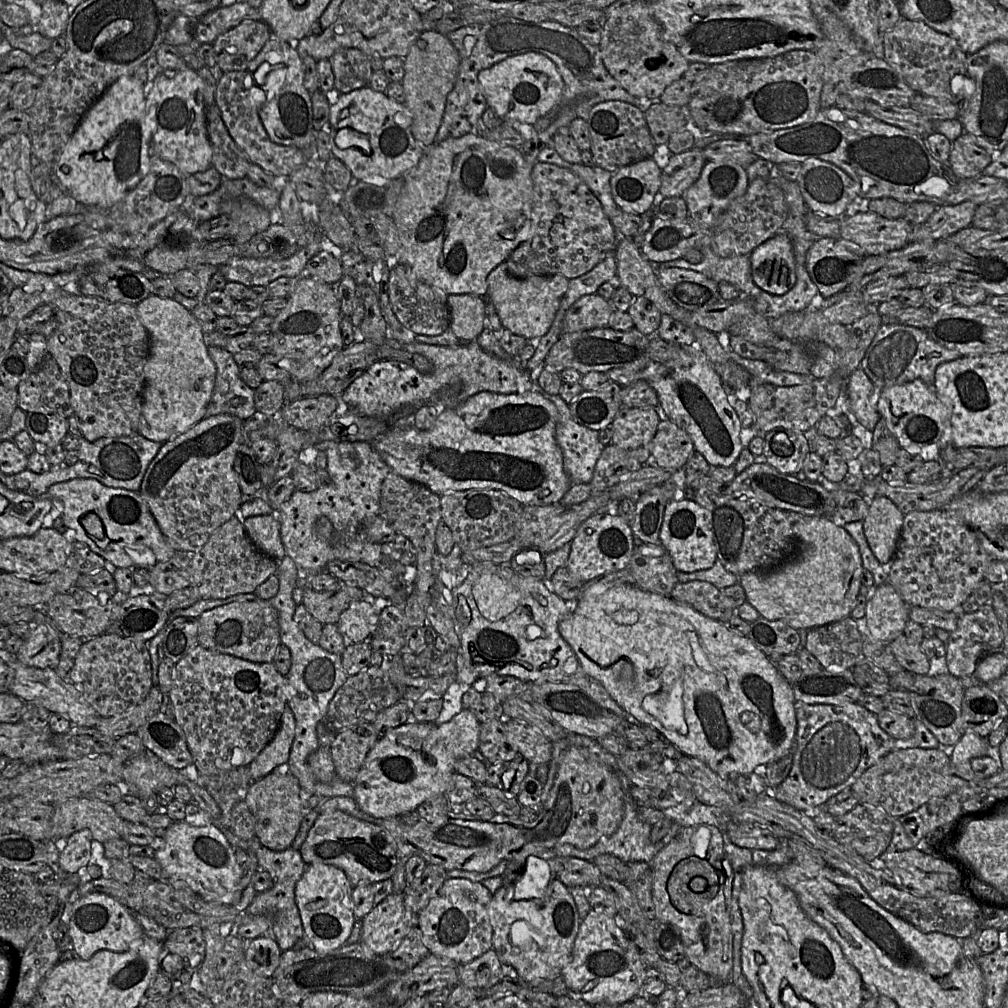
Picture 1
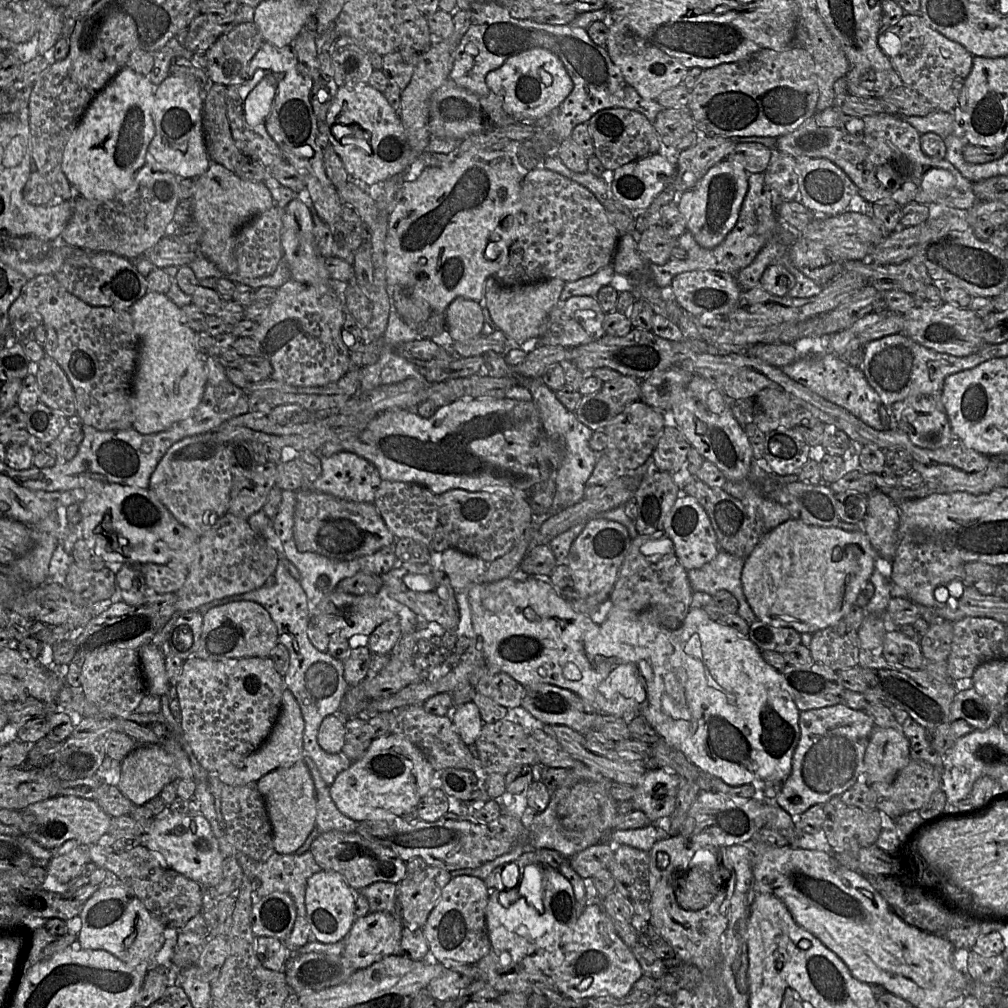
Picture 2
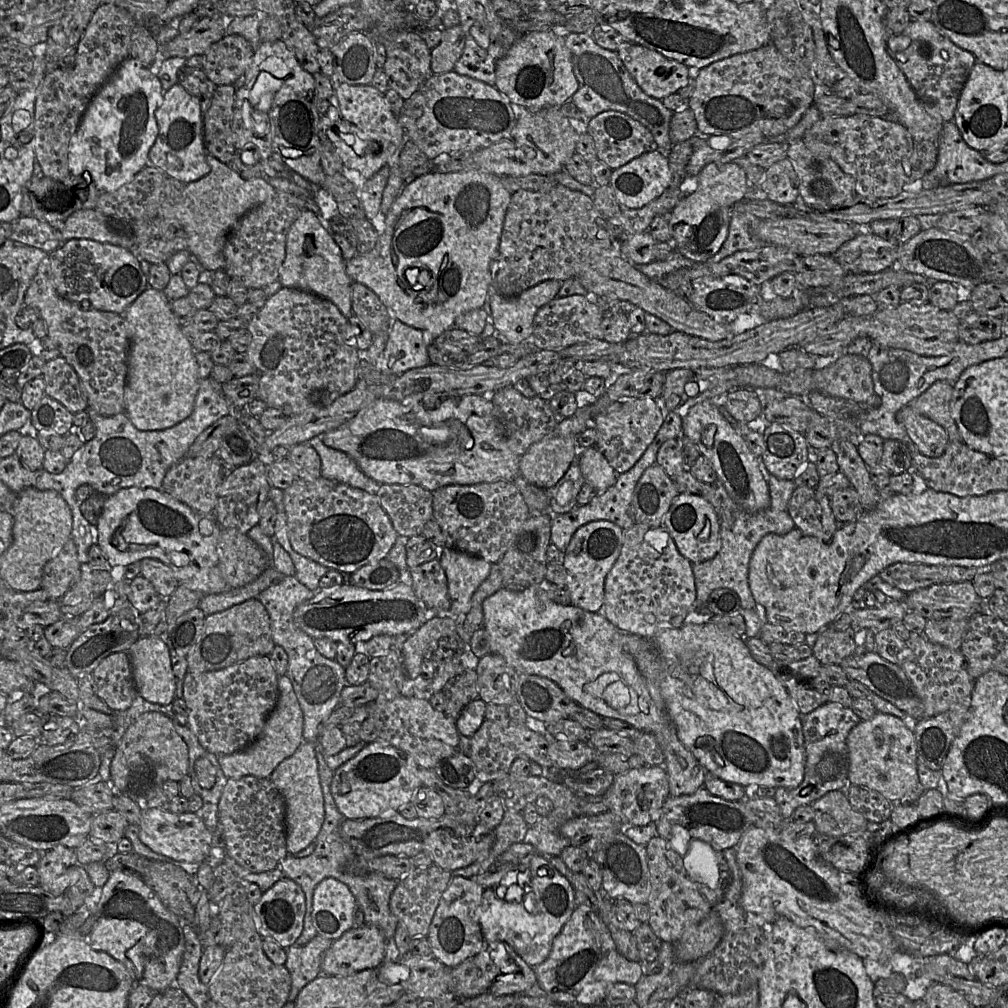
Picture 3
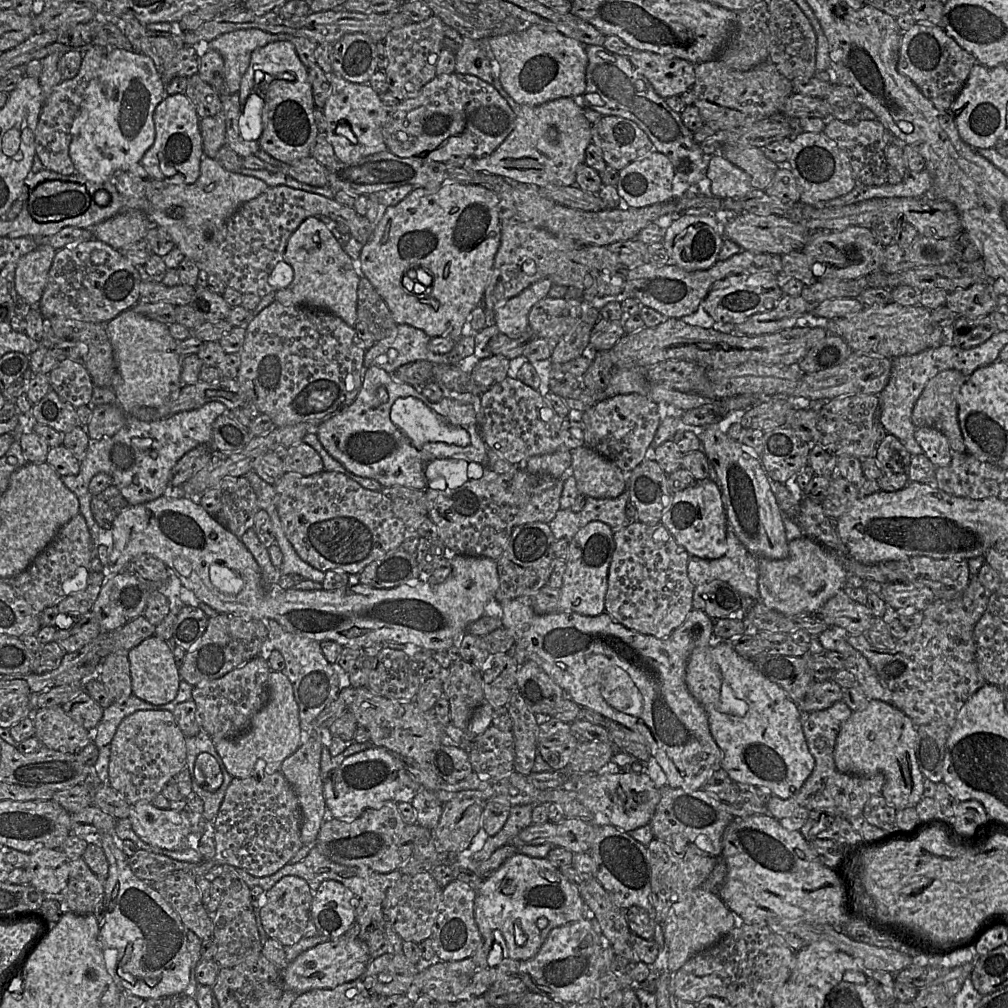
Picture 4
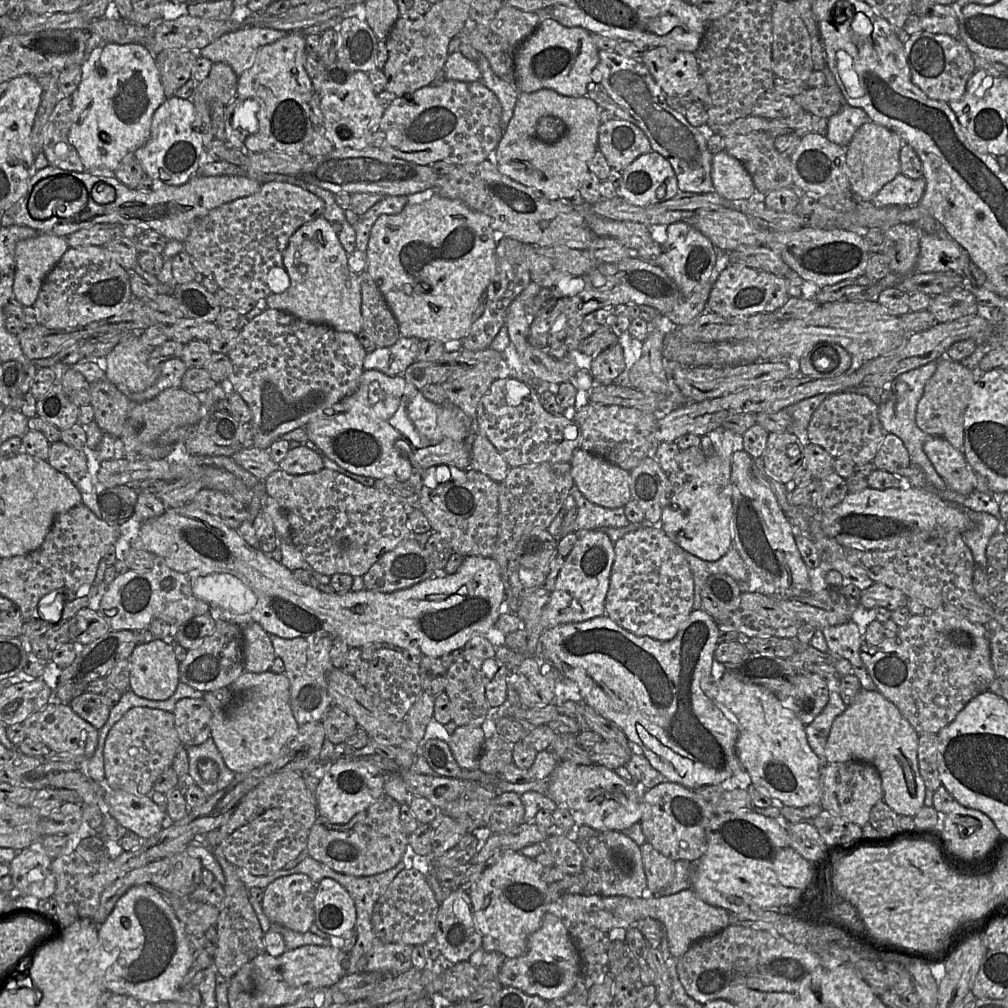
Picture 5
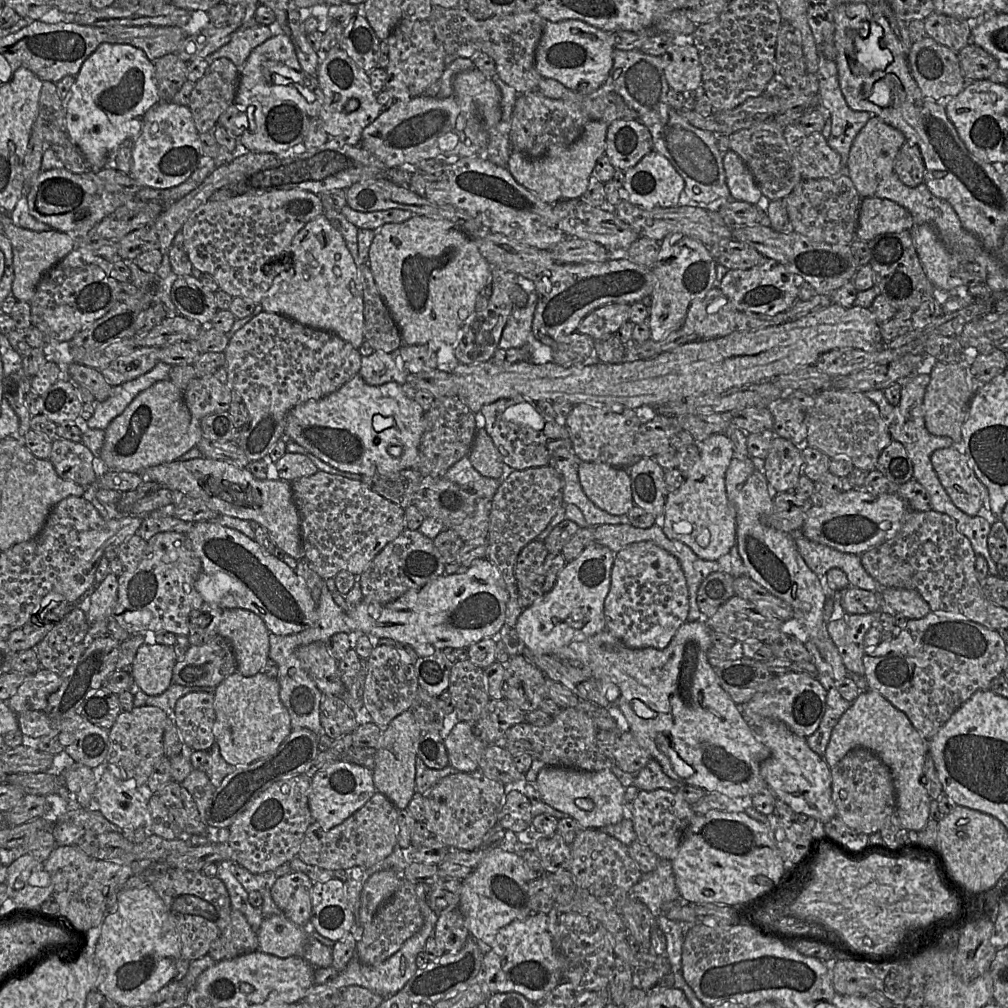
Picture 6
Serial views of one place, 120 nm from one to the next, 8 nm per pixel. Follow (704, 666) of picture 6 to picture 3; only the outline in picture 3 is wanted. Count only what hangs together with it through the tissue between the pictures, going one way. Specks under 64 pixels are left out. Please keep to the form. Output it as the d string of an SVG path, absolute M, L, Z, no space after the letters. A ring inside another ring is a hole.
M544 584L520 591L502 587L483 601L482 609L483 628L490 637L492 652L502 656L518 673L548 678L575 703L600 717L618 719L640 731L653 734L665 757L664 769L671 796L690 795L704 787L706 770L678 739L676 729L665 711L664 701L653 684L656 679L657 651L652 639L622 632L602 614L555 603L550 599Z

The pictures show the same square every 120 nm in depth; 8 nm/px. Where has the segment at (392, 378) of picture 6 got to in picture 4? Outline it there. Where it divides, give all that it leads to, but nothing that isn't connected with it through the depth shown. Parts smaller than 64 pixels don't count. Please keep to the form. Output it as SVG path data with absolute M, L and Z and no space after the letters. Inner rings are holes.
M398 324L386 338L376 341L365 351L364 366L376 366L387 373L415 361L428 361L433 365L448 364L448 353L436 354L429 347L430 337L410 325Z

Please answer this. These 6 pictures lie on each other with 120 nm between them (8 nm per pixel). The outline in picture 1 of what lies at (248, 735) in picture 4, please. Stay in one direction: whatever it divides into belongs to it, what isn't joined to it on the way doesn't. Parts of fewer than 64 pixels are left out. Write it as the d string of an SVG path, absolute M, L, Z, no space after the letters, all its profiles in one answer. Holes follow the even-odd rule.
M286 705L280 726L273 739L247 766L251 781L259 780L277 768L285 768L295 734L295 718L291 708Z

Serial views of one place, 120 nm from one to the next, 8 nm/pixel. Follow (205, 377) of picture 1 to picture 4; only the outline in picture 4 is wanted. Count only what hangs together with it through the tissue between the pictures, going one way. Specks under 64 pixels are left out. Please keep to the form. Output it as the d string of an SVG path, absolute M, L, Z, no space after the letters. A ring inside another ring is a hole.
M128 309L106 323L106 332L116 365L112 390L127 415L135 416L137 409L161 406L178 397L181 358L167 325Z

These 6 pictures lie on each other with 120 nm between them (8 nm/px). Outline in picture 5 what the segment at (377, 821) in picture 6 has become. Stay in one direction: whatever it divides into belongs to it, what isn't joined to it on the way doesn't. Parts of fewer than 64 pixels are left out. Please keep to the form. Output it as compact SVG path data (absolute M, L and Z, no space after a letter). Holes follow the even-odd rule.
M384 794L347 824L333 824L318 815L308 836L309 856L336 872L354 876L371 876L395 867L409 848L409 835L401 823L400 806Z

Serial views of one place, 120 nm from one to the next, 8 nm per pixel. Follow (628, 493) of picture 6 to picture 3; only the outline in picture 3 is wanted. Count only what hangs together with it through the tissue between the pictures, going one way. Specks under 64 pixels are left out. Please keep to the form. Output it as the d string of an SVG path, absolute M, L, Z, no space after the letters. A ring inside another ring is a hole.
M596 447L578 448L577 461L586 483L597 492L606 491L616 483L617 473Z

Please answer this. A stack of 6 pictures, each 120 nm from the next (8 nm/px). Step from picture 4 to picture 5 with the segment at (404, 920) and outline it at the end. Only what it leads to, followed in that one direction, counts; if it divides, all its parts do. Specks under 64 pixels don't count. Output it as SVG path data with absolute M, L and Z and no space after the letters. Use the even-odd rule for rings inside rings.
M416 868L404 869L376 902L372 913L373 931L383 942L423 945L435 934L439 908L440 903L425 875Z

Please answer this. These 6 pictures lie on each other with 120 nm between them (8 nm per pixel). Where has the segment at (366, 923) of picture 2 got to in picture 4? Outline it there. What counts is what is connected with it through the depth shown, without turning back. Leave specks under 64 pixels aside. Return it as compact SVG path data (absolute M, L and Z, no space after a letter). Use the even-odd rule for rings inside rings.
M329 938L328 941L305 950L293 961L287 963L282 969L282 982L285 989L297 993L334 988L360 978L371 959L367 945L359 938Z

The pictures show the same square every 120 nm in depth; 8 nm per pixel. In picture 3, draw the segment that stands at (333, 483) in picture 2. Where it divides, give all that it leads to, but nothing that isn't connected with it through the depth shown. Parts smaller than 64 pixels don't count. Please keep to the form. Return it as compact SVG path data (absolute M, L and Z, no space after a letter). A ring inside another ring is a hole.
M321 436L312 438L308 444L320 456L321 477L377 494L381 484L368 477L346 453L326 446Z

